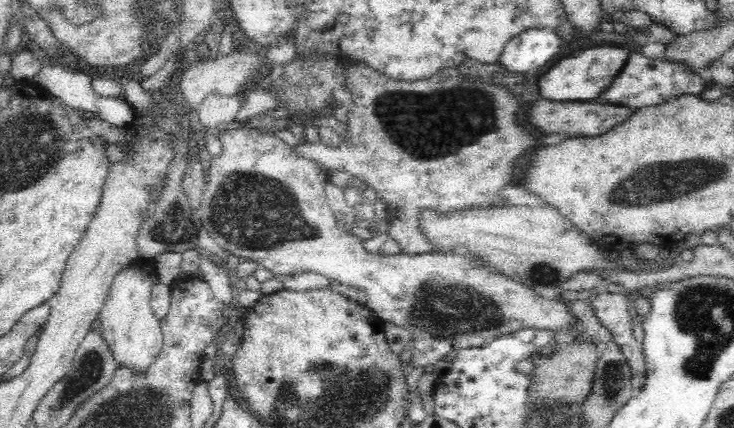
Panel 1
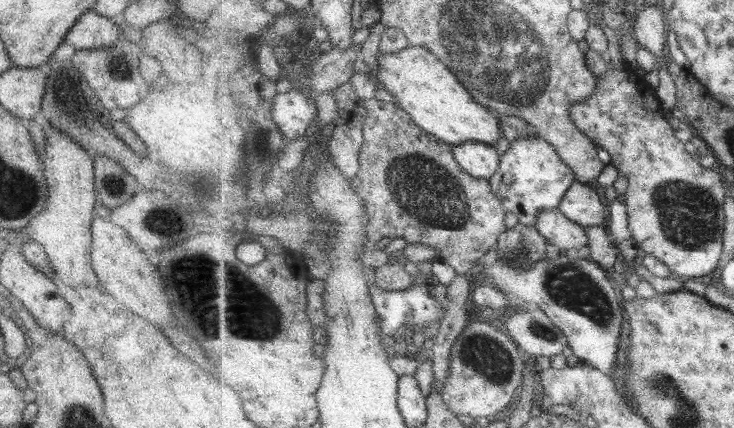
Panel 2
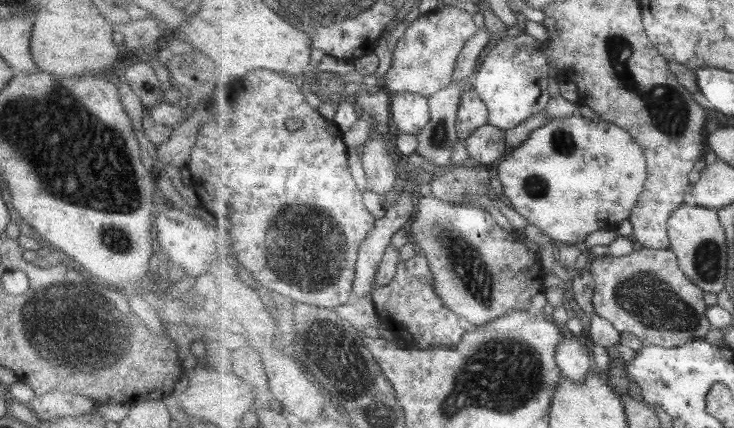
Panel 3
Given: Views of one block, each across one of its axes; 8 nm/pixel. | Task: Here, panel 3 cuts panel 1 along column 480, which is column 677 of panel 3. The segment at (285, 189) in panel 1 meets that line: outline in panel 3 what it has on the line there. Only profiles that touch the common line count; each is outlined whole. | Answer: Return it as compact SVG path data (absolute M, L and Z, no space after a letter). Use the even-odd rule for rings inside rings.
M643 247L629 256L604 254L591 264L596 282L594 311L609 320L619 333L628 332L643 344L671 349L704 339L713 329L703 289L680 269L676 251Z

